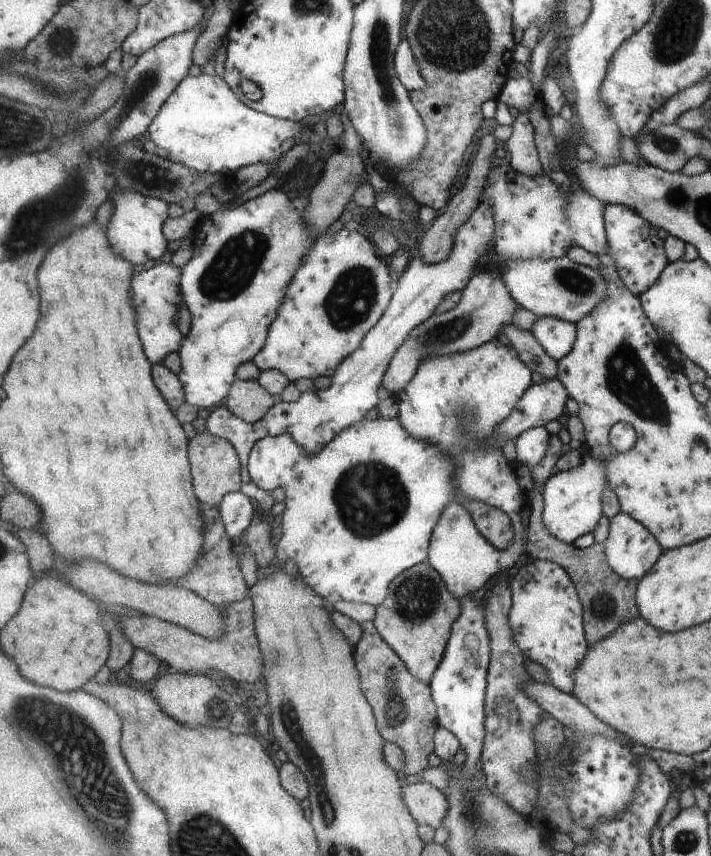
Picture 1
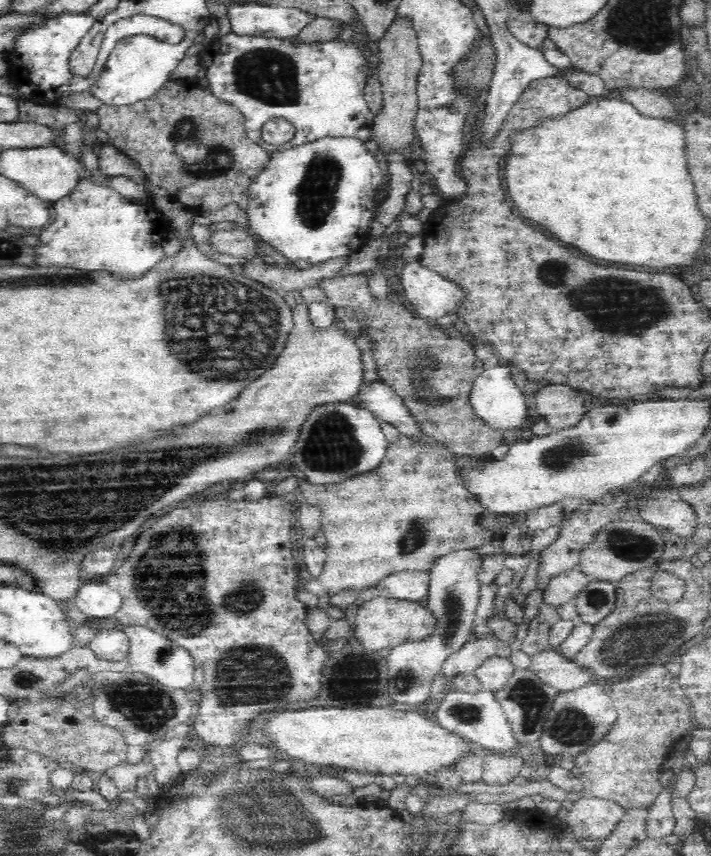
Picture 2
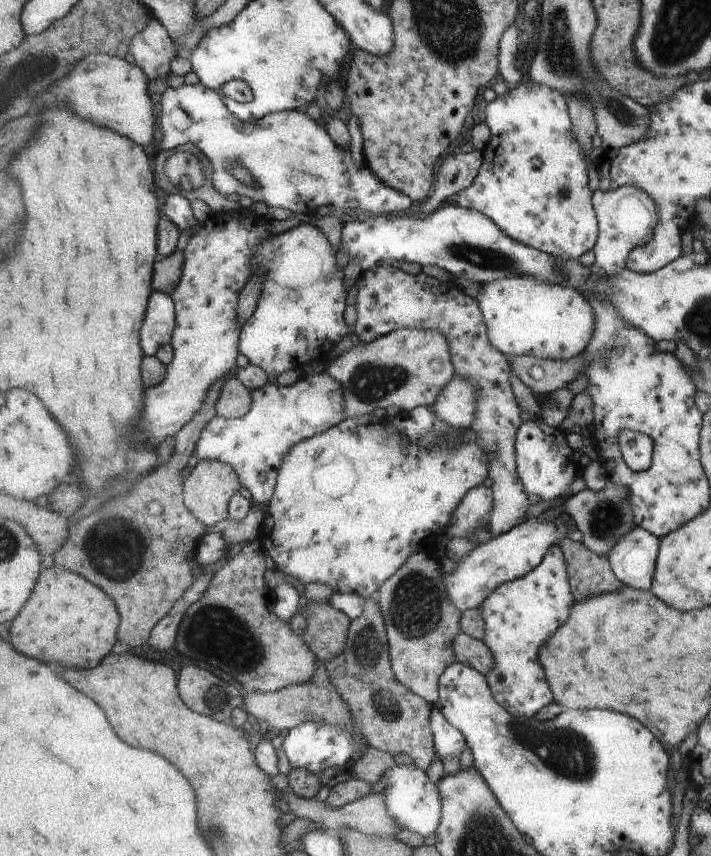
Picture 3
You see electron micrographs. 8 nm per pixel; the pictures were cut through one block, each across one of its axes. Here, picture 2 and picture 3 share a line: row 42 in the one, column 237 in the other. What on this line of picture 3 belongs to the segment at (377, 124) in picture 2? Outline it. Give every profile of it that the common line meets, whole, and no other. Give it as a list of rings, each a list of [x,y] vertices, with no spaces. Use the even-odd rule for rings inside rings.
[[[233,375],[225,381],[216,404],[218,414],[228,419],[244,417],[252,409],[252,391]]]

